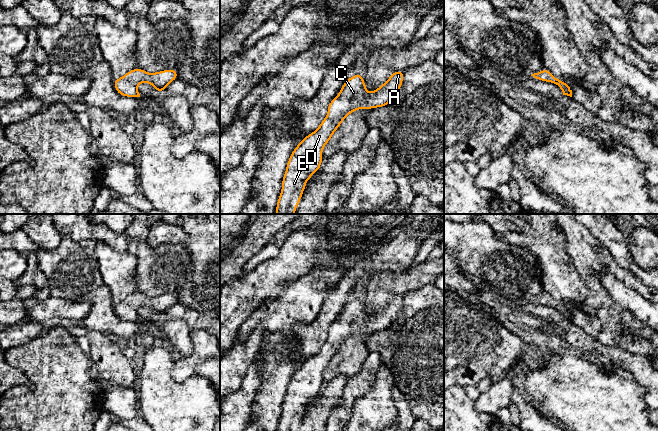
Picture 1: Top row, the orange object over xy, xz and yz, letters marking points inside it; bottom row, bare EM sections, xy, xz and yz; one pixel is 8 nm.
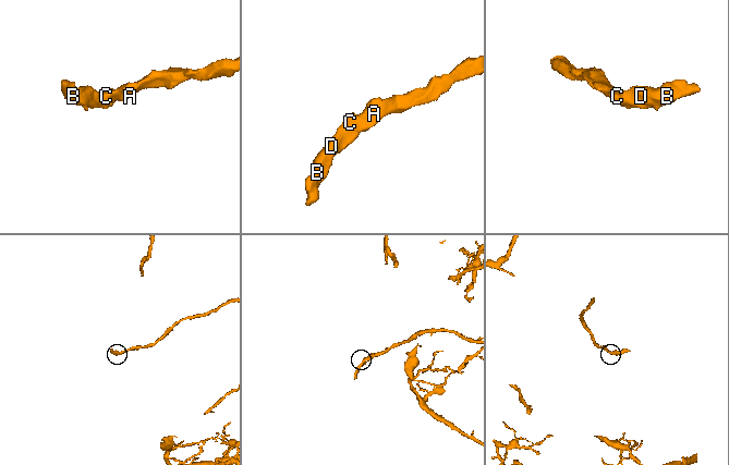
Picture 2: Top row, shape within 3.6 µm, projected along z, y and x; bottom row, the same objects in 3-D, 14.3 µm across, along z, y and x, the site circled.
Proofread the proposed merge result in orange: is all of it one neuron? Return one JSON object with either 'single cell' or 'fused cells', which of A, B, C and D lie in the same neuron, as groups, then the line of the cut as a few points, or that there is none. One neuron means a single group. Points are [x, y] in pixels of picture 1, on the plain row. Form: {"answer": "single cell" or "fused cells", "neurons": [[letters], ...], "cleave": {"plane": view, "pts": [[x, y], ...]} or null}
{"answer": "single cell", "neurons": [["A", "B", "C", "D"]], "cleave": null}

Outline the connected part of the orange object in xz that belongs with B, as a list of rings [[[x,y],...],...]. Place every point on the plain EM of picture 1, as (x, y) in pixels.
[[[404,295],[392,296],[389,303],[369,317],[362,298],[347,303],[339,318],[329,327],[328,337],[318,353],[304,361],[292,375],[282,404],[276,431],[298,431],[307,404],[322,388],[322,374],[342,345],[358,333],[389,329],[402,310]]]

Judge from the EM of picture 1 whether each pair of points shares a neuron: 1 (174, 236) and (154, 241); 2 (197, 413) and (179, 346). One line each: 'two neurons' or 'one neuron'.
1: one neuron
2: two neurons

